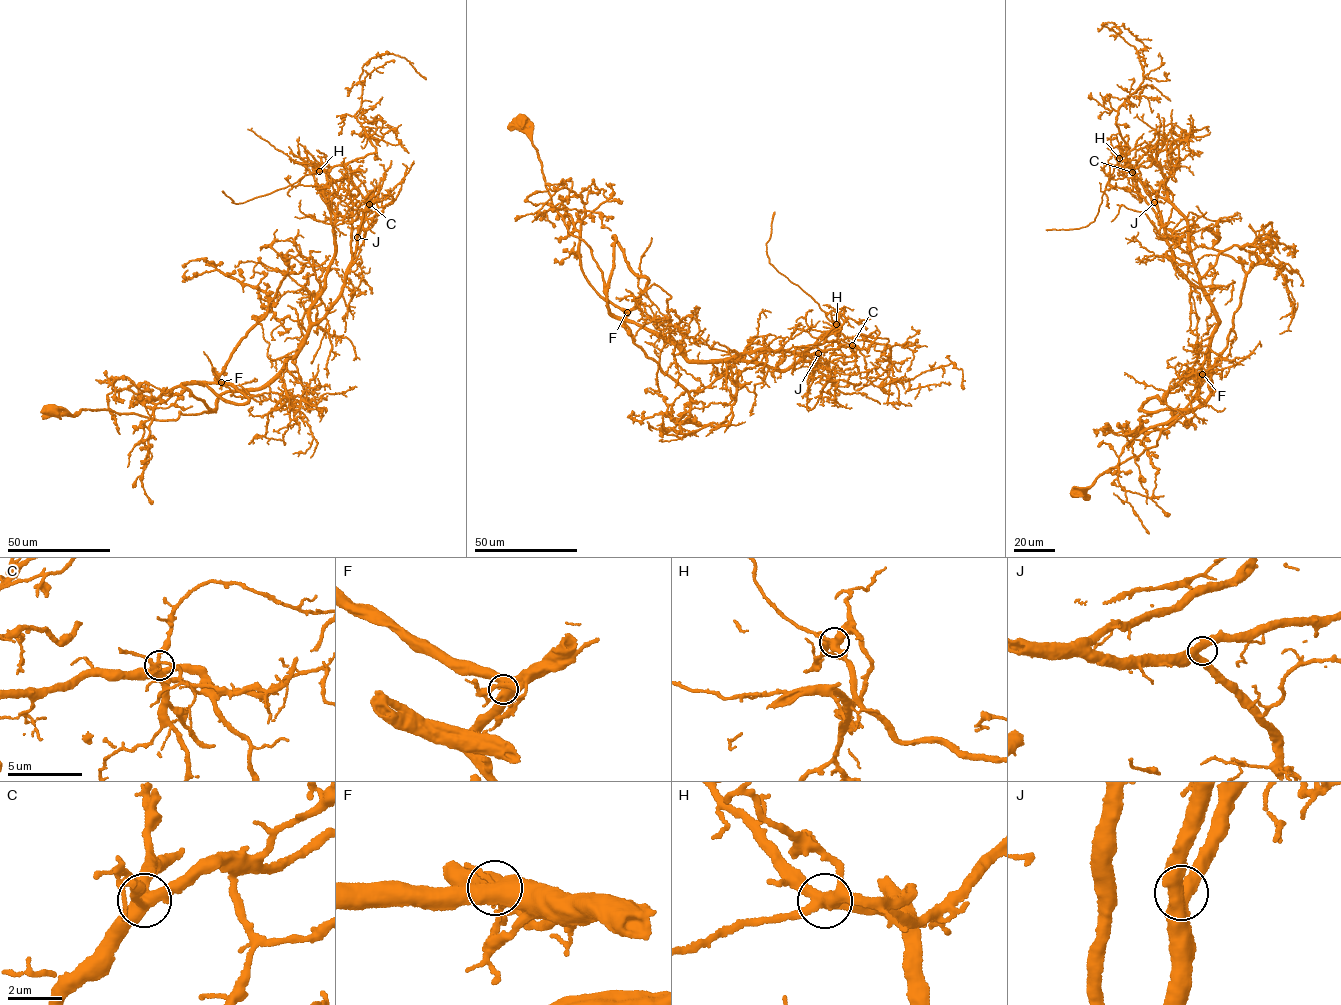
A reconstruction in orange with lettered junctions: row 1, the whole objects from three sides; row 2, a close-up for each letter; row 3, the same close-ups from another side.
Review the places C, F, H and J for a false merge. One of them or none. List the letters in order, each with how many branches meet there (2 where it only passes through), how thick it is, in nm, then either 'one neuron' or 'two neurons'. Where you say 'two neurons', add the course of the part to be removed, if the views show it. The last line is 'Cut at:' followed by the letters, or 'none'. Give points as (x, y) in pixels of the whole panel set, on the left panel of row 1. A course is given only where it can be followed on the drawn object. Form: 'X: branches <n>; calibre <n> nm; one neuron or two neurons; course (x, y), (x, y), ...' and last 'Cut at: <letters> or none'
C: branches 4; calibre 400 nm; one neuron
F: branches 6; calibre 500 nm; one neuron
H: branches 4; calibre 440 nm; two neurons; course (320, 170), (327, 172), (375, 150), (355, 114), (360, 107), (363, 64), (393, 54), (408, 60), (426, 79)
J: branches 3; calibre 480 nm; one neuron
Cut at: H

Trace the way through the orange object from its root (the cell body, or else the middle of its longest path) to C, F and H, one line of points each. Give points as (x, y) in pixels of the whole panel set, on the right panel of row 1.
C: (1076, 494), (1156, 445), (1162, 430), (1199, 407), (1211, 385), (1215, 312), (1176, 265), (1157, 204), (1132, 172)
F: (1076, 494), (1155, 446), (1162, 430), (1199, 407), (1211, 385), (1206, 359), (1197, 383), (1187, 380), (1202, 374)
H: (1076, 494), (1156, 445), (1211, 385), (1218, 321), (1186, 218), (1119, 157)

